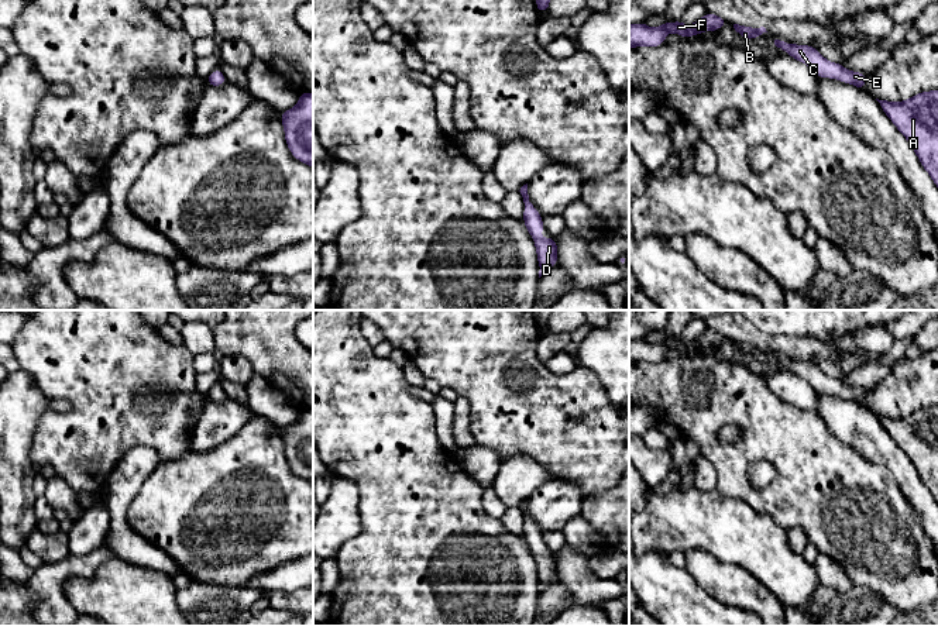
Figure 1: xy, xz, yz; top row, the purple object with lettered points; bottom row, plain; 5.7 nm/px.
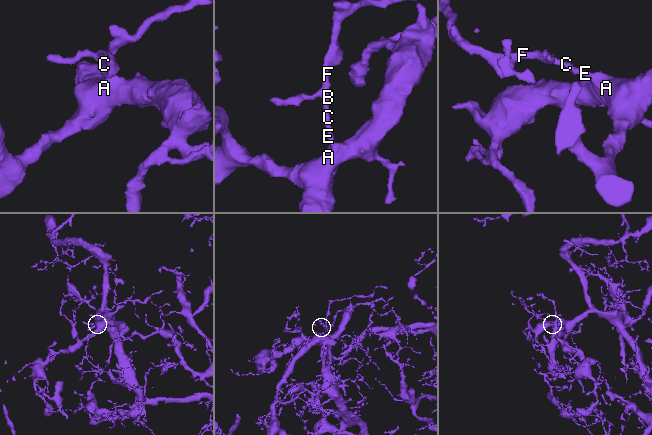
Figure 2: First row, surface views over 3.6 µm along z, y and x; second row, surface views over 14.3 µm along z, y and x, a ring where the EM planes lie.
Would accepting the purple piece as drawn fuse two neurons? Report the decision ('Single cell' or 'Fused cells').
Single cell

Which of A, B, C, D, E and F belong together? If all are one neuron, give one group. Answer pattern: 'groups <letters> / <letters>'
groups A B C D E F

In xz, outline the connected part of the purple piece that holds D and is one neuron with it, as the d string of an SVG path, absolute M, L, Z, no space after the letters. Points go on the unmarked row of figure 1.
M528 499L520 503L520 510L525 519L523 527L523 539L536 561L536 571L539 575L539 594L543 592L552 582L557 581L557 560L556 554L539 554L537 551L542 550L544 546L542 530L535 524L530 519L528 510Z

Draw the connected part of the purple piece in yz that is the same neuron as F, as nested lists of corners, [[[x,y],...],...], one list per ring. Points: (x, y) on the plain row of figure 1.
[[[707,329],[691,341],[684,341],[681,336],[670,340],[663,337],[663,340],[657,344],[650,344],[646,338],[629,340],[629,364],[660,362],[670,347],[681,351],[683,354],[691,354],[693,351],[701,350],[704,347],[718,347],[726,340],[726,336],[712,329]]]

